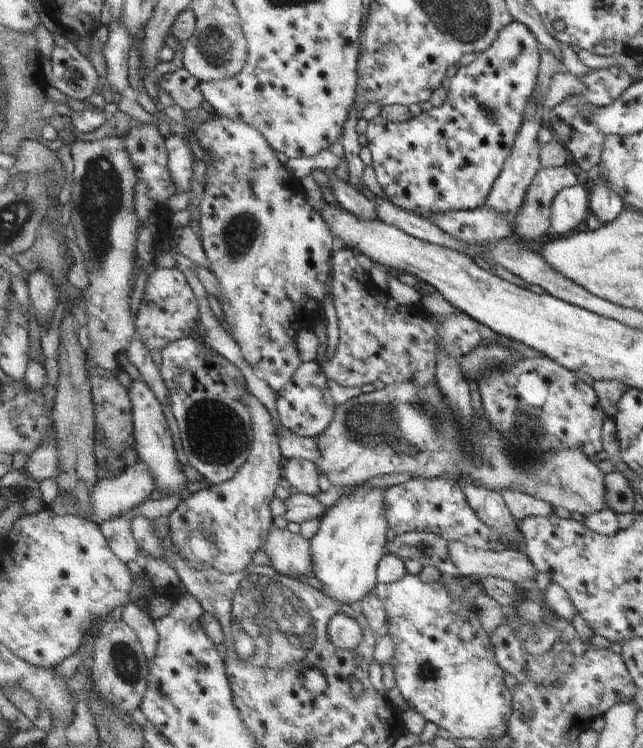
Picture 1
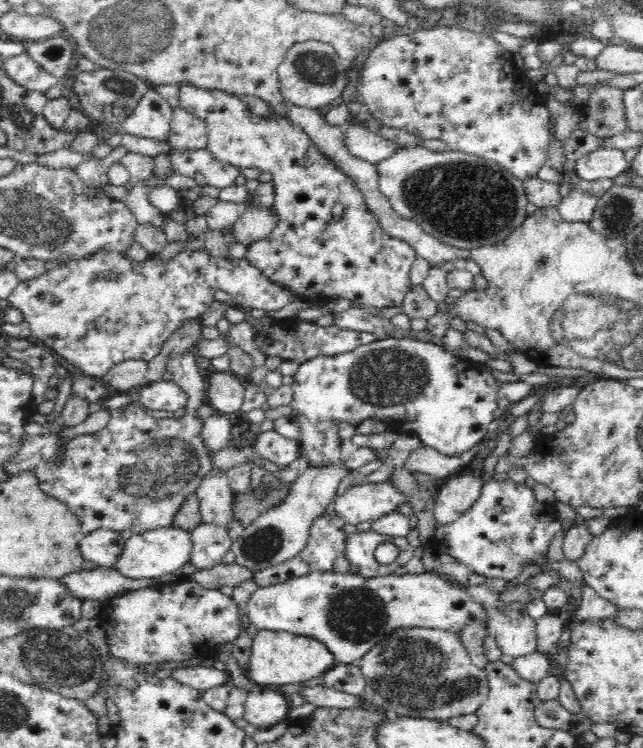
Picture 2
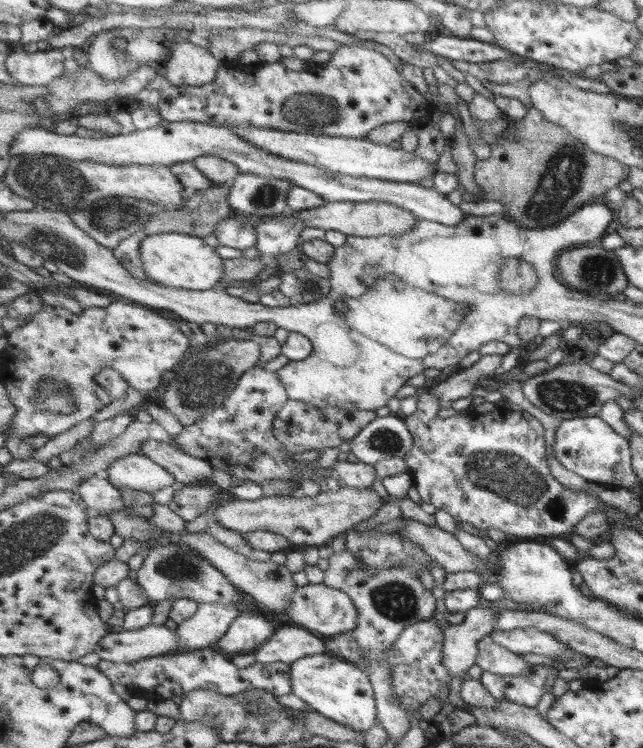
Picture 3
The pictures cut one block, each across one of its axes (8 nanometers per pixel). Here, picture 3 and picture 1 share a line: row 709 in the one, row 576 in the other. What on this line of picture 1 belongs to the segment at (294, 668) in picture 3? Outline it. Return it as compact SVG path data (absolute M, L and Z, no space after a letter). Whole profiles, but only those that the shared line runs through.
M365 485L353 488L328 508L318 531L310 539L313 577L325 587L322 592L339 604L354 605L362 601L365 596L374 594L379 583L379 563L388 553L386 534L391 529L385 508L387 489Z

